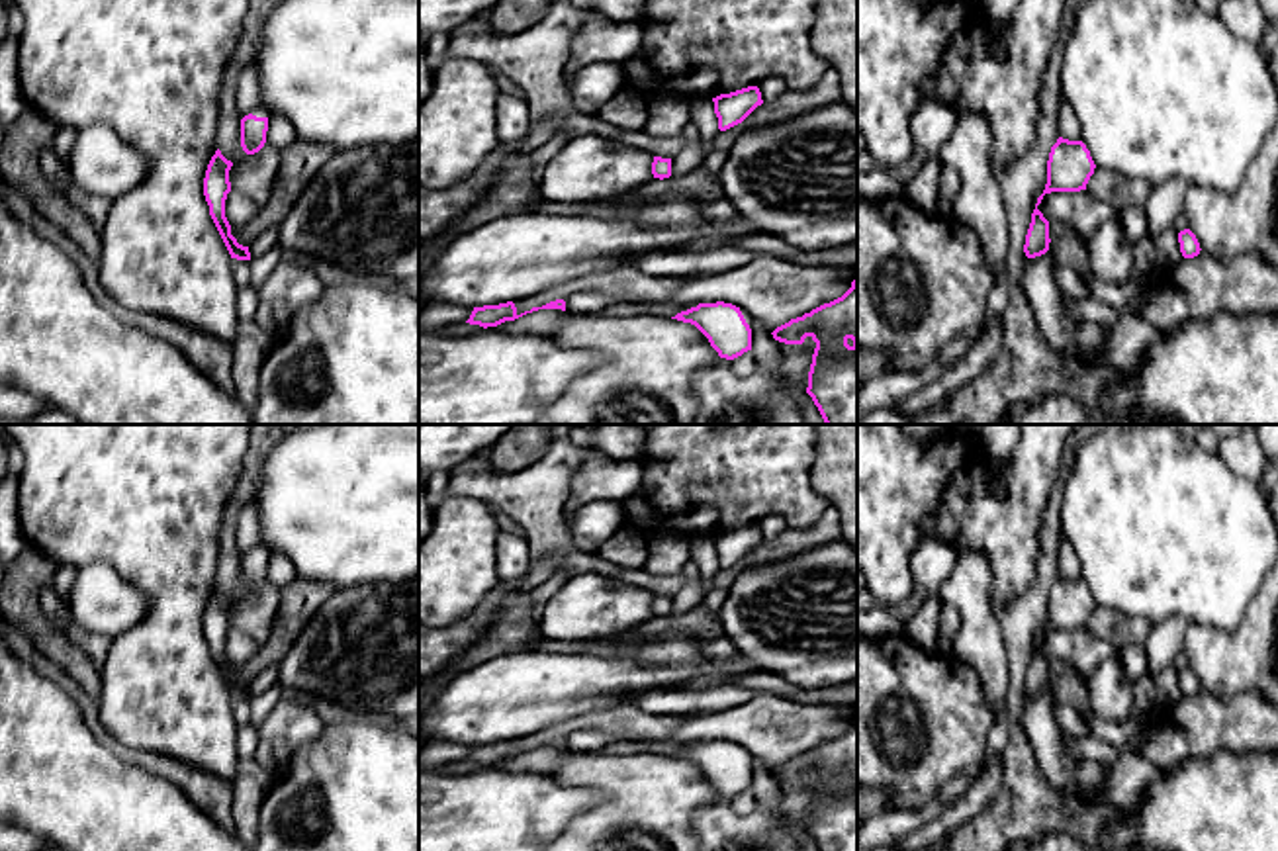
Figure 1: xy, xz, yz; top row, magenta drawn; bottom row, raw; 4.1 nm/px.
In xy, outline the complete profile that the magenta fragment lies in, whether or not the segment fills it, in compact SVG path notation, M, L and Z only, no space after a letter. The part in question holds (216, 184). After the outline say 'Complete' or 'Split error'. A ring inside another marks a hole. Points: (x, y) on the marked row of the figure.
M217 149L205 170L204 196L209 205L209 215L227 246L231 258L251 260L249 246L243 246L237 243L237 239L231 235L231 225L225 217L225 200L227 200L227 194L231 192L231 182L229 182L231 166L233 166L233 162L227 160L221 155L221 151Z. Complete

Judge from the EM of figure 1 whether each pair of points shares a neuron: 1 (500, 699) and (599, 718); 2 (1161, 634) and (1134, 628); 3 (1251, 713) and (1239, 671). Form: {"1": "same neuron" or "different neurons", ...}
{"1": "different neurons", "2": "different neurons", "3": "different neurons"}

